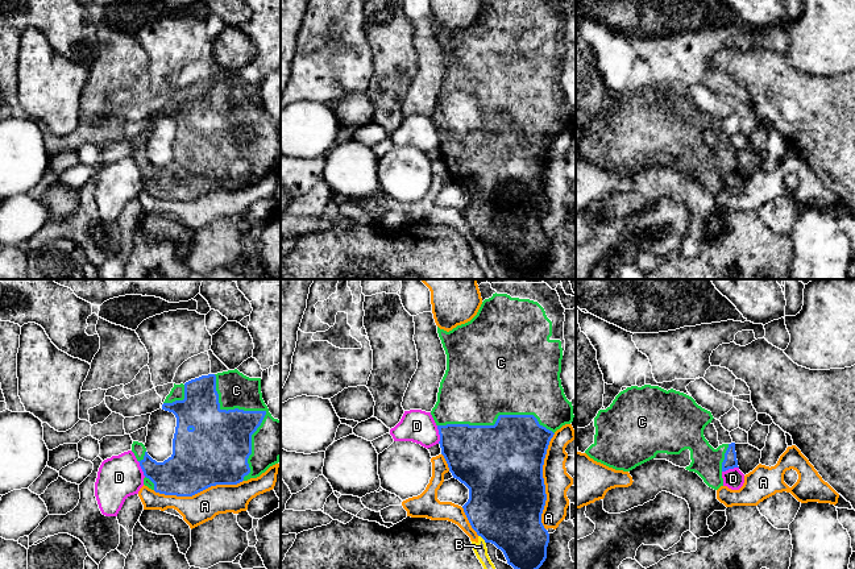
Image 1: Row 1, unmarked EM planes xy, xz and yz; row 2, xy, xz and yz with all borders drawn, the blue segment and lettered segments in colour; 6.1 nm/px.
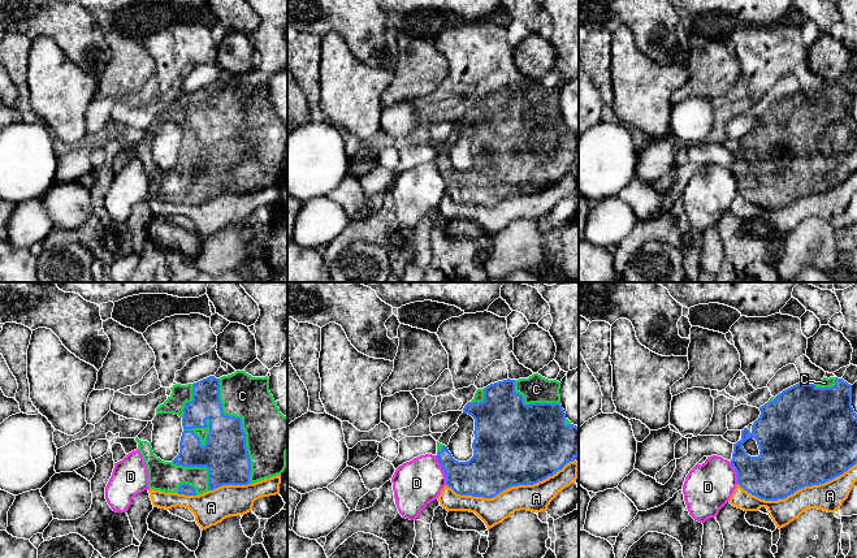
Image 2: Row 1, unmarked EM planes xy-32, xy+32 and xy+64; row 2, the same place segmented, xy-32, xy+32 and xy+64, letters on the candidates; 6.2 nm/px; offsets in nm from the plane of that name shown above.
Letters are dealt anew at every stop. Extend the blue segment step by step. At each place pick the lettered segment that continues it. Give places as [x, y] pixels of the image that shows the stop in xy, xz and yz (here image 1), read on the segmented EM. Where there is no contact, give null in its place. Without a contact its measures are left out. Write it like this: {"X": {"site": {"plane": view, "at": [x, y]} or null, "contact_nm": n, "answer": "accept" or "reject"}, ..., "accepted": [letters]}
{"A": {"site": {"plane": "xz", "at": [543, 482]}, "contact_nm": 600, "answer": "reject"}, "B": {"site": {"plane": "xz", "at": [482, 538]}, "contact_nm": 70, "answer": "reject"}, "C": {"site": {"plane": "xy", "at": [260, 411]}, "contact_nm": 650, "answer": "accept"}, "D": {"site": {"plane": "xz", "at": [439, 433]}, "contact_nm": 110, "answer": "reject"}, "accepted": ["C"]}

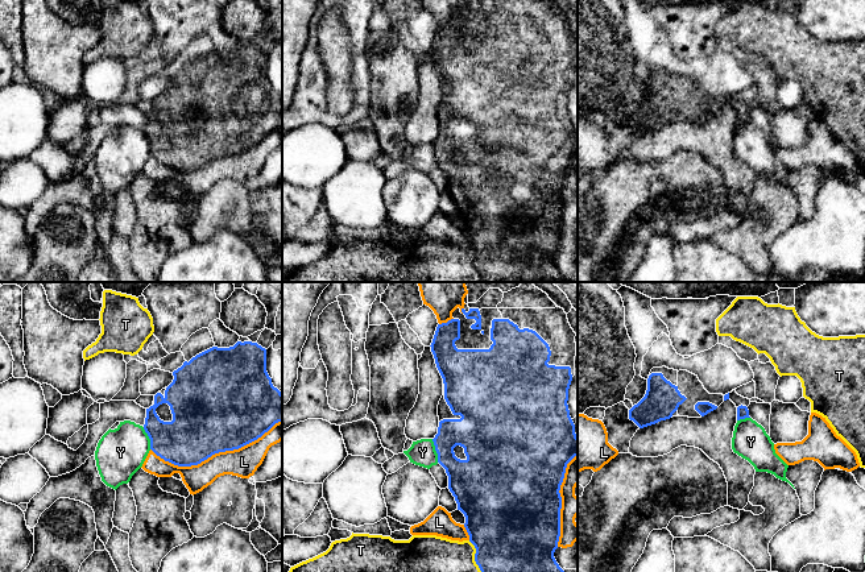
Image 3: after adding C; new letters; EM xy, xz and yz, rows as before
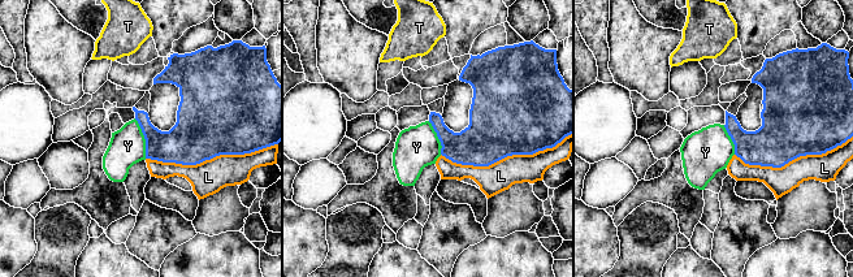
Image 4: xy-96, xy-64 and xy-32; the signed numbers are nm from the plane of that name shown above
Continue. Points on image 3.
{"L": {"site": {"plane": "xy", "at": [215, 452]}, "contact_nm": 800, "answer": "reject"}, "T": {"site": {"plane": "xz", "at": [475, 556]}, "contact_nm": 200, "answer": "reject"}, "Y": {"site": {"plane": "xz", "at": [435, 450]}, "contact_nm": 150, "answer": "reject"}, "accepted": []}

